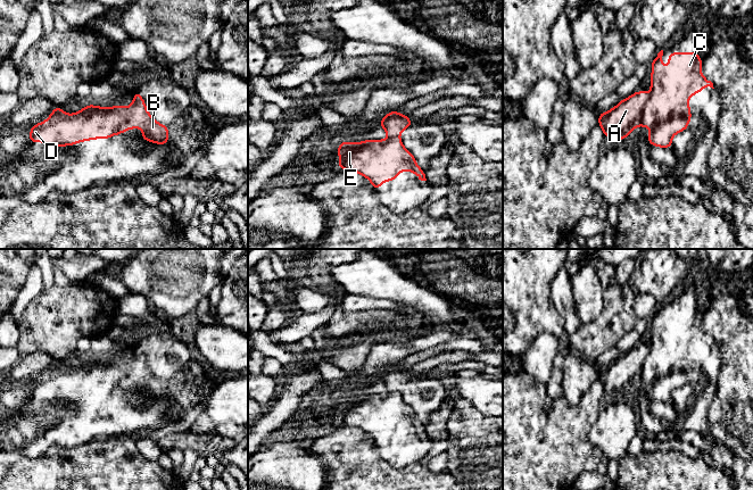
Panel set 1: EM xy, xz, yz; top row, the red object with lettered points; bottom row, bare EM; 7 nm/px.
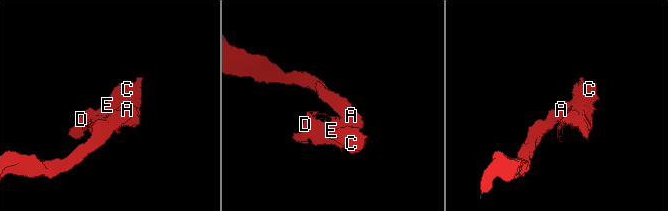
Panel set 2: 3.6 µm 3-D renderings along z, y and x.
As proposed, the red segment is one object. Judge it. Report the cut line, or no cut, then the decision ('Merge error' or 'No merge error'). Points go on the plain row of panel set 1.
Split along yz (648, 349), (643, 368), (636, 380). Merge error

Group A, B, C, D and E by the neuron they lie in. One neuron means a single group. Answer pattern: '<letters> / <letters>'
A / B C D E

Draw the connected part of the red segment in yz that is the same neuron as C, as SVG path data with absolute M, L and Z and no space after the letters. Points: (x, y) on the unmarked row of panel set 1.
M663 305L651 317L651 344L637 381L646 381L651 384L647 389L651 401L672 402L672 391L687 384L692 374L688 354L705 341L714 342L701 326L702 313L697 307L670 307L668 323L662 319L662 310Z

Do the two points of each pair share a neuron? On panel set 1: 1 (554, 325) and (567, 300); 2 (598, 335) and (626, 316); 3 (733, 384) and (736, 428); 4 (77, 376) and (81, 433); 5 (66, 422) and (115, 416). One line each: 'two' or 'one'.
1: two
2: one
3: one
4: one
5: one

